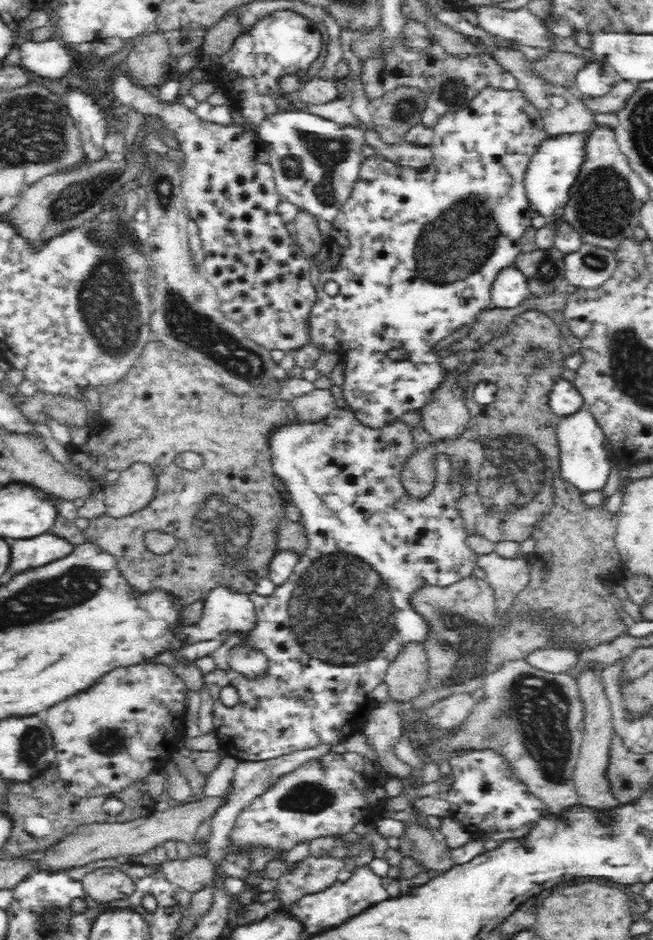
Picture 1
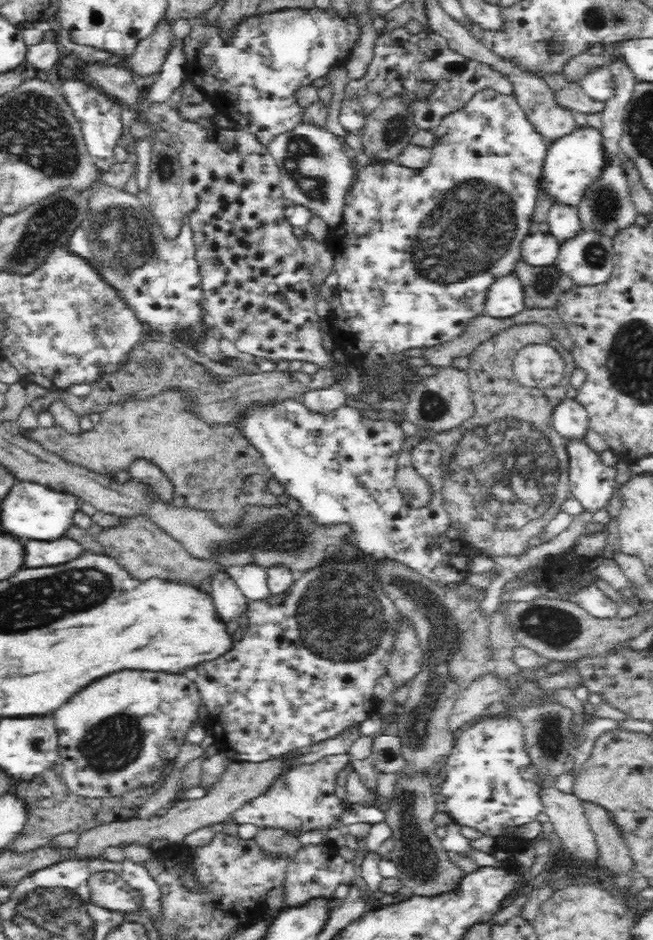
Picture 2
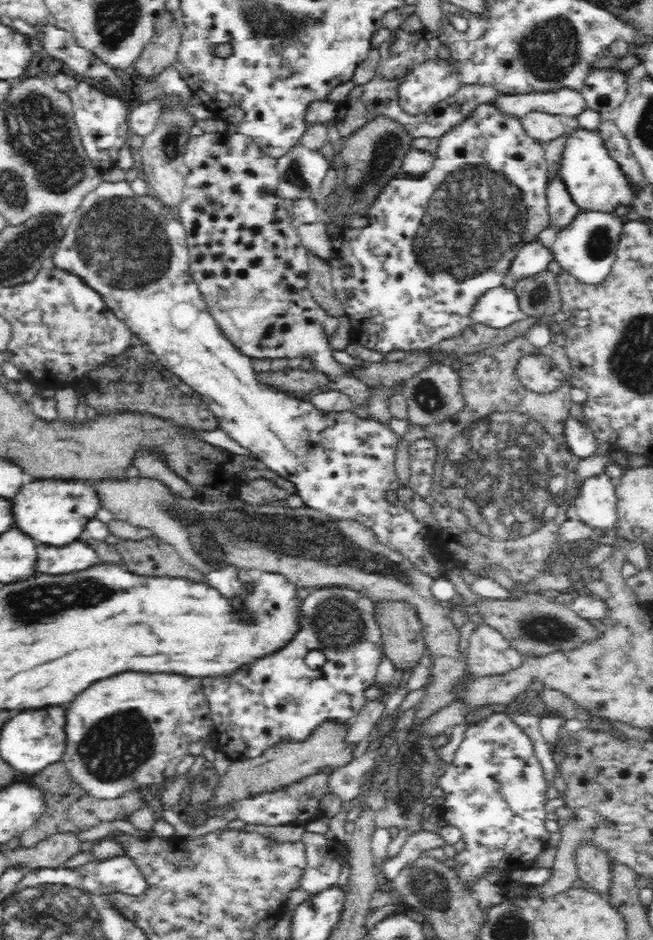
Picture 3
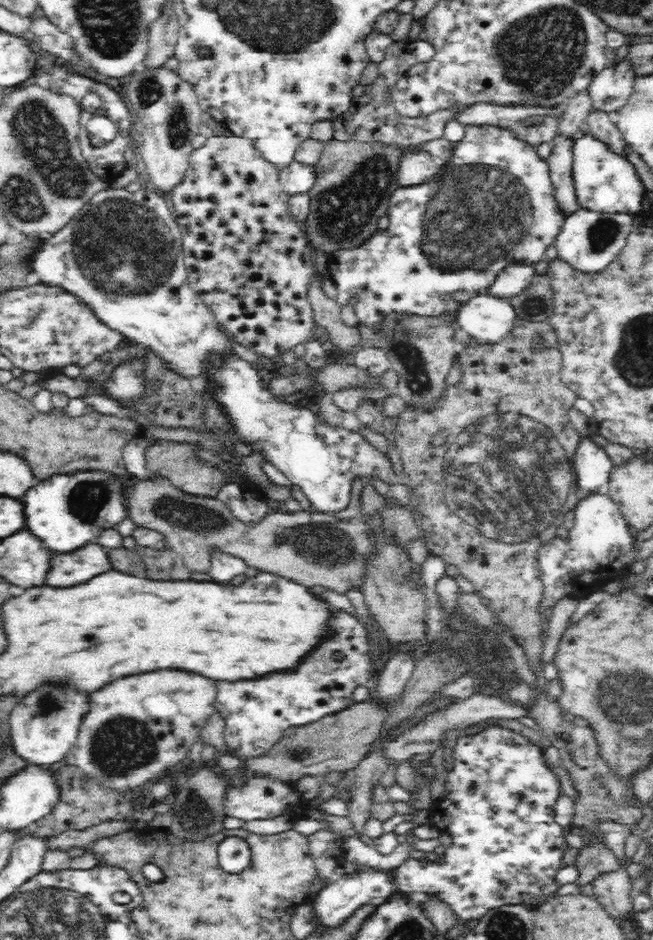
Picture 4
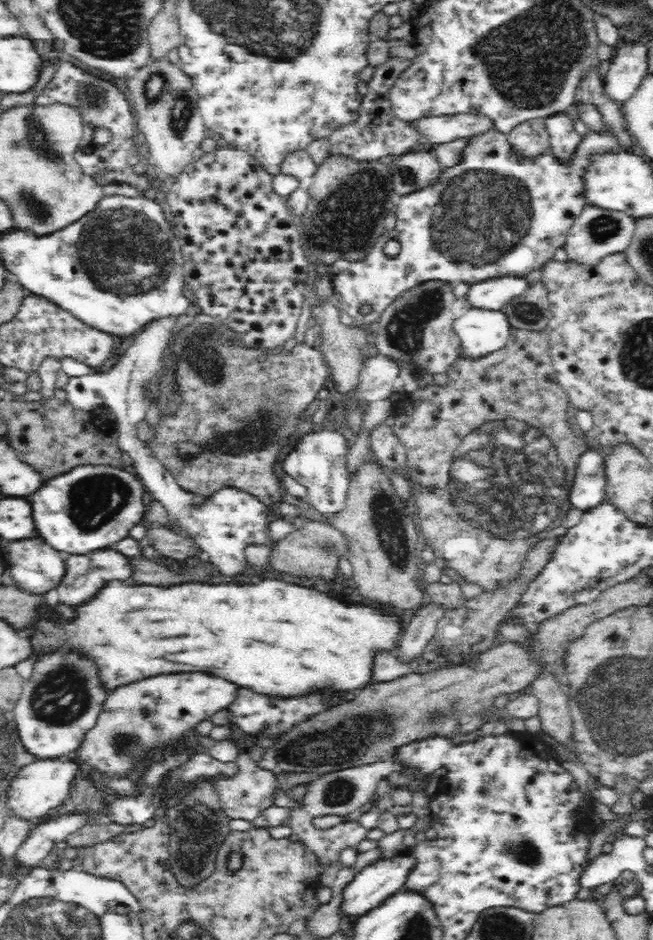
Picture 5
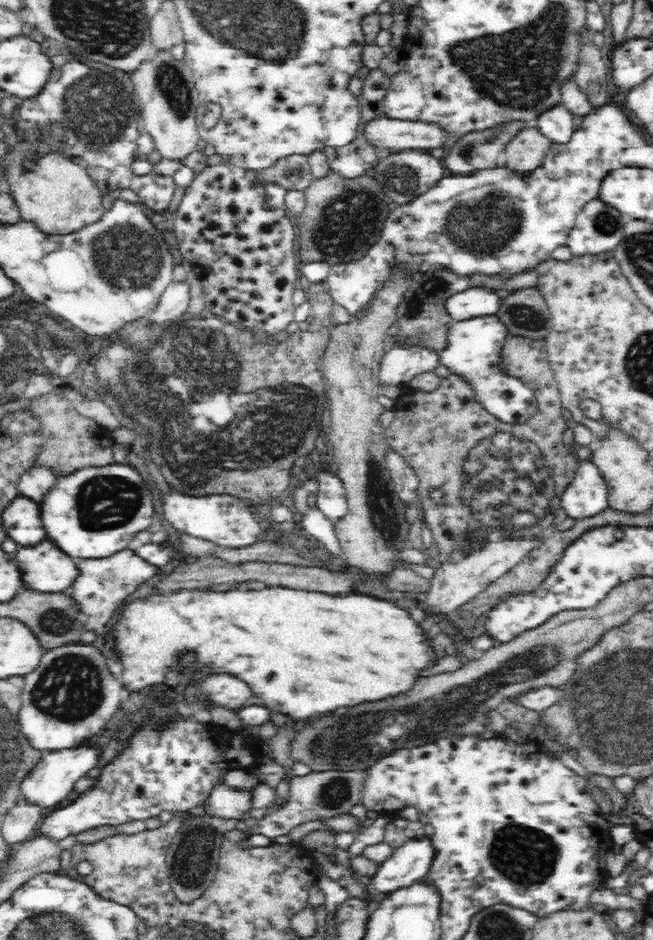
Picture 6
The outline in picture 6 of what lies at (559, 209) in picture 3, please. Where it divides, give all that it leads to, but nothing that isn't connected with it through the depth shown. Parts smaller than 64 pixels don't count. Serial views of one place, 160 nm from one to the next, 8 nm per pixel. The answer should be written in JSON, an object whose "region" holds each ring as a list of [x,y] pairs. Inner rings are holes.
{"region":[[[563,105],[543,112],[537,120],[538,130],[553,144],[568,144],[574,136],[574,116]]]}

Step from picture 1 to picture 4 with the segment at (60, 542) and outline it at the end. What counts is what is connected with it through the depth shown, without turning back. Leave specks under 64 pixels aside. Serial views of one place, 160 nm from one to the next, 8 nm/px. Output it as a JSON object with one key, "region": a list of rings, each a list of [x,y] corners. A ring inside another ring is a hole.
{"region":[[[90,542],[66,554],[50,554],[46,584],[50,586],[80,584],[96,574],[102,574],[108,568],[111,566],[103,546]]]}

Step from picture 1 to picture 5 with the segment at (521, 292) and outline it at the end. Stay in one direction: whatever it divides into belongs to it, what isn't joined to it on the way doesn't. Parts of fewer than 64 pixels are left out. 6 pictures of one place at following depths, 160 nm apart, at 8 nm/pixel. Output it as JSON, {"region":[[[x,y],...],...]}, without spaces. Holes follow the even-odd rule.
{"region":[[[470,306],[453,325],[461,340],[462,353],[473,358],[500,350],[511,338],[512,326],[501,310]]]}

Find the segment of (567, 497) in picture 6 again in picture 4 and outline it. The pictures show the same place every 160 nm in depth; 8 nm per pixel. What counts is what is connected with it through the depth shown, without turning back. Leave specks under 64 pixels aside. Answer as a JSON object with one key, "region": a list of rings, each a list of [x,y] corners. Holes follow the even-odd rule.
{"region":[[[581,437],[578,440],[578,446],[576,446],[572,461],[573,468],[576,469],[577,484],[584,490],[584,495],[588,491],[599,489],[603,483],[609,480],[611,472],[615,468],[615,465],[604,449],[597,446],[589,437]]]}

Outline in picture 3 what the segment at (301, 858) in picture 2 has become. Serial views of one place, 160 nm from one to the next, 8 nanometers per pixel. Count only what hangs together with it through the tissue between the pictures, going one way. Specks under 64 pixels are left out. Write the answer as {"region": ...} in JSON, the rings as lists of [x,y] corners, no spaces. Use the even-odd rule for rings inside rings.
{"region":[[[308,832],[304,833],[301,841],[306,864],[298,876],[298,888],[312,896],[336,887],[343,864],[336,856],[334,844],[330,844],[324,835]]]}

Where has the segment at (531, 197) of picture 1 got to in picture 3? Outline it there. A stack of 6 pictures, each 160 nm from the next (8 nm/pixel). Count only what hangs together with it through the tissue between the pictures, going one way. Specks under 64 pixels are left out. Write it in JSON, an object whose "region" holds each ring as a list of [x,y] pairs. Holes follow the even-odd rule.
{"region":[[[580,126],[565,138],[557,179],[564,184],[572,202],[583,212],[608,213],[615,205],[630,204],[633,199],[620,166],[608,151],[604,136]]]}

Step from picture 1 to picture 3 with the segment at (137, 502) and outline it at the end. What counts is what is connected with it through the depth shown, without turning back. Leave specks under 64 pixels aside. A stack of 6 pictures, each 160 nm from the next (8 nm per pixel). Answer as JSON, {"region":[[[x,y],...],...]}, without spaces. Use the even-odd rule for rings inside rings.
{"region":[[[140,451],[135,456],[134,467],[140,476],[160,481],[176,497],[190,499],[192,496],[190,486],[168,469],[168,466],[164,466],[164,461],[160,462],[160,457]]]}

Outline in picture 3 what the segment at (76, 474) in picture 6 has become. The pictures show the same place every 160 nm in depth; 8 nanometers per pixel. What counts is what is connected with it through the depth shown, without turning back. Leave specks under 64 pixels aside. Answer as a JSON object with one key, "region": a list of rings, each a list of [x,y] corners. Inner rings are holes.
{"region":[[[35,479],[16,492],[12,502],[14,526],[32,540],[52,546],[64,546],[78,541],[84,533],[84,524],[101,508],[96,493],[83,480]]]}

